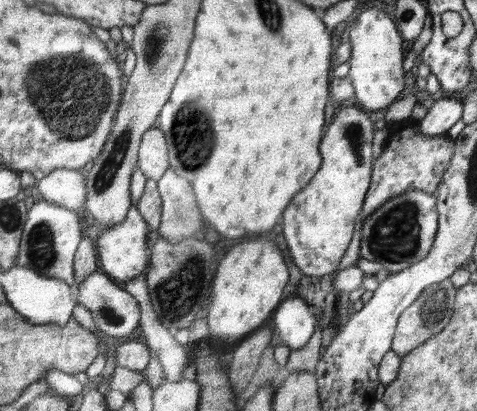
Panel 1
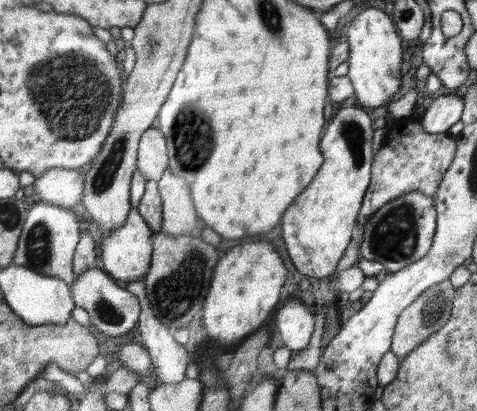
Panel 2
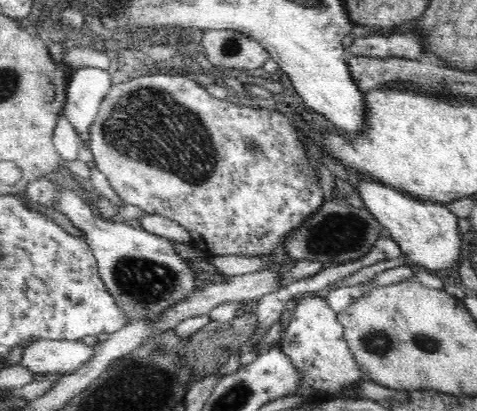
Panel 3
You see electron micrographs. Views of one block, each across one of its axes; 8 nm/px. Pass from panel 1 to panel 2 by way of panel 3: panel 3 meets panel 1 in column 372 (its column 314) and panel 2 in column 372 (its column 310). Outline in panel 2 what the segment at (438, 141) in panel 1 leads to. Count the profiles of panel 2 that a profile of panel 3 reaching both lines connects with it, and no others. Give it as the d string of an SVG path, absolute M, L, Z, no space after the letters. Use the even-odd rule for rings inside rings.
M407 118L399 122L389 122L385 140L381 142L379 152L373 156L371 162L371 180L365 190L361 210L357 216L359 226L363 228L365 222L389 200L399 198L409 192L421 192L429 198L435 198L439 182L447 168L451 166L451 160L455 156L455 138L449 138L447 134L423 134L421 118Z

